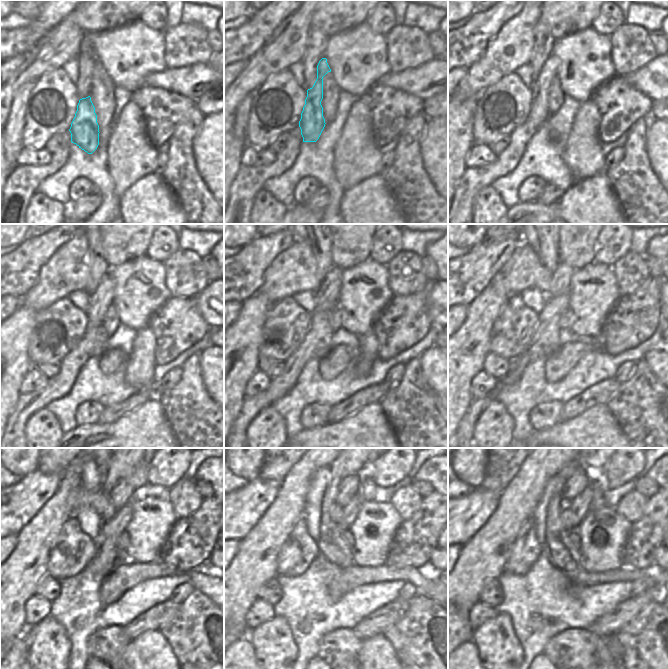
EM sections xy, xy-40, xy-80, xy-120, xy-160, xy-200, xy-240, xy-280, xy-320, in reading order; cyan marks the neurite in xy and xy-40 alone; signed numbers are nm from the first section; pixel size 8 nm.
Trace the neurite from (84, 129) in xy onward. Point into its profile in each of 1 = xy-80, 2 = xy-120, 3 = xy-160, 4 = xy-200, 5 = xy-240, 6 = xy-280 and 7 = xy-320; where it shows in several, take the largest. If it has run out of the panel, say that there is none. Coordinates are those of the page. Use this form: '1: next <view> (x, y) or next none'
1: next xy-80 (539, 112)
2: next xy-120 (101, 299)
3: next xy-160 (326, 297)
4: next xy-200 (561, 277)
5: next xy-240 (122, 493)
6: next xy-280 (348, 489)
7: next xy-320 (579, 480)

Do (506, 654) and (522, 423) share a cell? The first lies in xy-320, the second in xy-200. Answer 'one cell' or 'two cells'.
two cells

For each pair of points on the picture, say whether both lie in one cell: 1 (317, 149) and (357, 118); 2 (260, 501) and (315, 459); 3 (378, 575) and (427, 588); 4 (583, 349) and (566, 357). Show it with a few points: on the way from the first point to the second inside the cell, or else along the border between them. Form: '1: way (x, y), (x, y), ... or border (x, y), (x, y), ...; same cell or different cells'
1: border (350, 108), (341, 134), (332, 152); different cells
2: border (281, 484), (269, 507); different cells
3: way (390, 574), (408, 574), (415, 577); same cell
4: way (579, 349), (570, 353); same cell

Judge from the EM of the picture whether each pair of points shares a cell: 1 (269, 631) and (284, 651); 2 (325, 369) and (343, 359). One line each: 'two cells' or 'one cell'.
1: one cell
2: one cell

